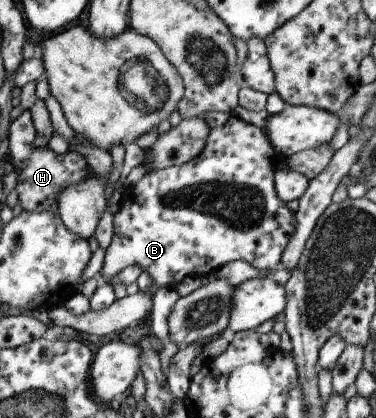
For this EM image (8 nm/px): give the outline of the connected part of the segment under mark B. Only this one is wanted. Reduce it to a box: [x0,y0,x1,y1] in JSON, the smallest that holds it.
[100,112,295,293]

